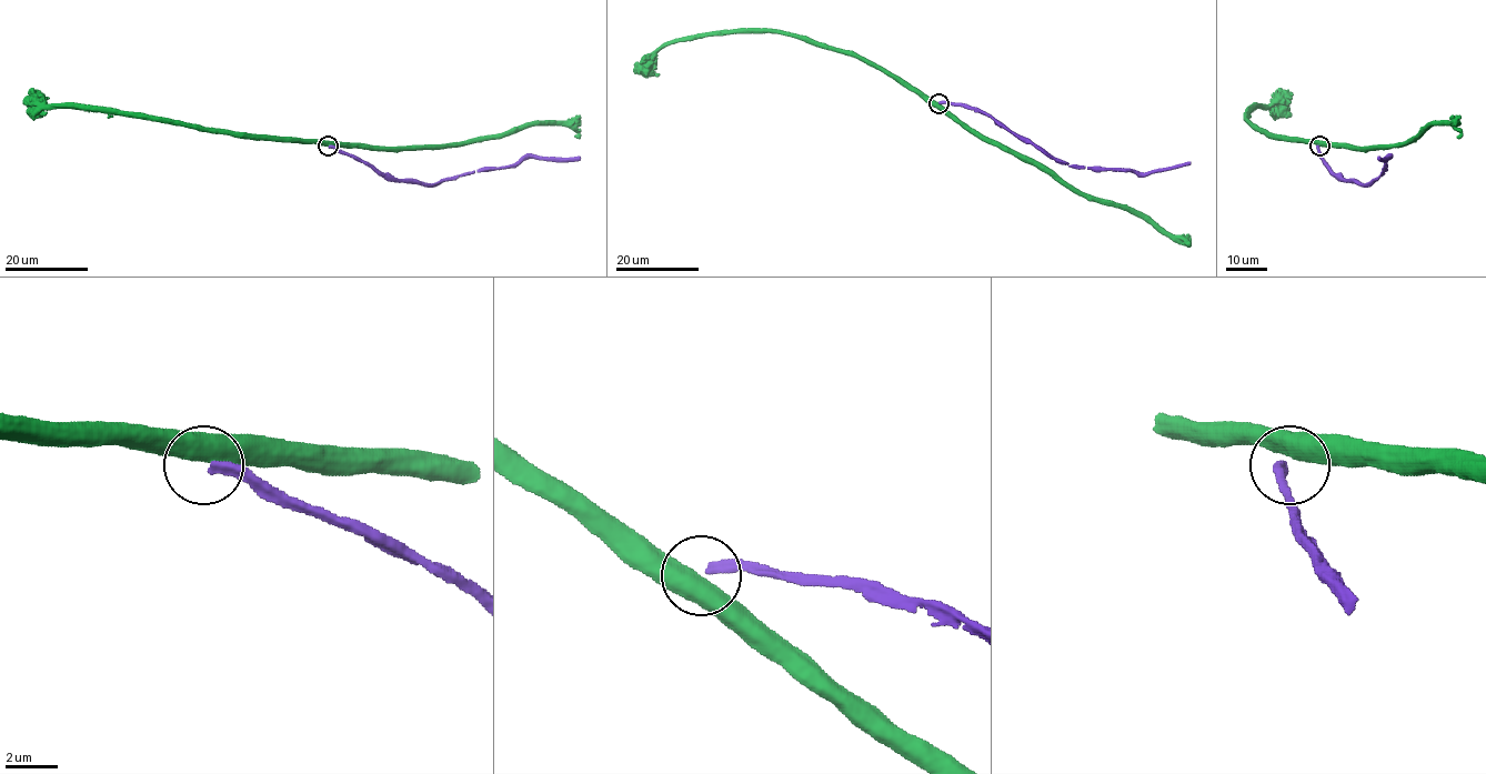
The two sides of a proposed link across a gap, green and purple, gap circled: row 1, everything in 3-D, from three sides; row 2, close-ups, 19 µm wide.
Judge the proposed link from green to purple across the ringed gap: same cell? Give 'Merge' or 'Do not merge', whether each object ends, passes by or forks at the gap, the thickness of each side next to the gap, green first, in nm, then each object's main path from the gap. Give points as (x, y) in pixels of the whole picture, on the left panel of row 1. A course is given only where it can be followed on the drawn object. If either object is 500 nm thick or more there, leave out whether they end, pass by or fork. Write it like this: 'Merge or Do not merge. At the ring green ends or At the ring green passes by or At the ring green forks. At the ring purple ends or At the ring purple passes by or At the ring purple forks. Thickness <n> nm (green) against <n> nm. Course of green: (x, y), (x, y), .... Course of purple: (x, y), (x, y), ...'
Do not merge. Thickness 700 nm (green) against 400 nm. Course of green: (328, 146), (247, 137), (160, 119), (48, 107), (33, 92). Course of purple: (329, 147), (357, 157), (388, 176), (422, 183), (438, 183), (474, 171), (514, 167), (528, 158), (580, 157)

